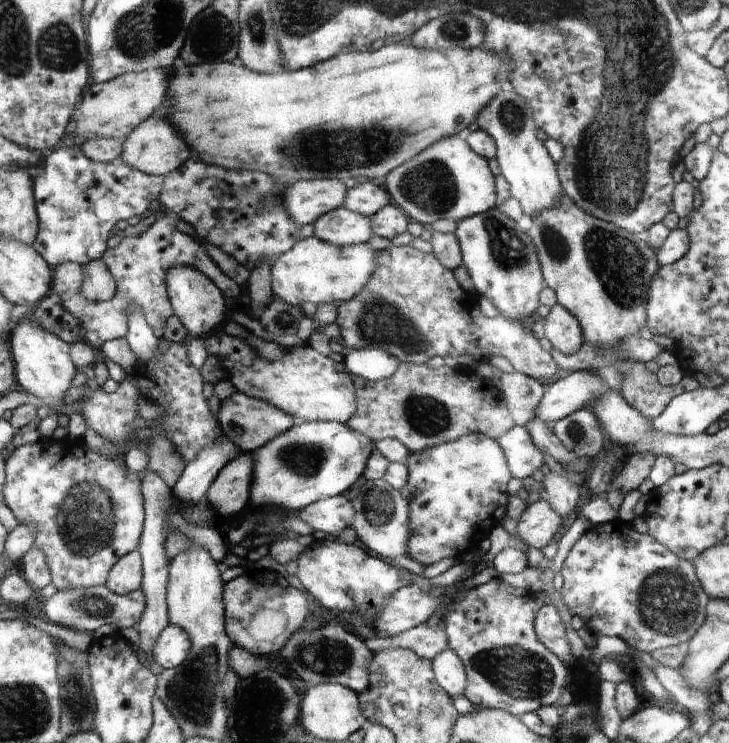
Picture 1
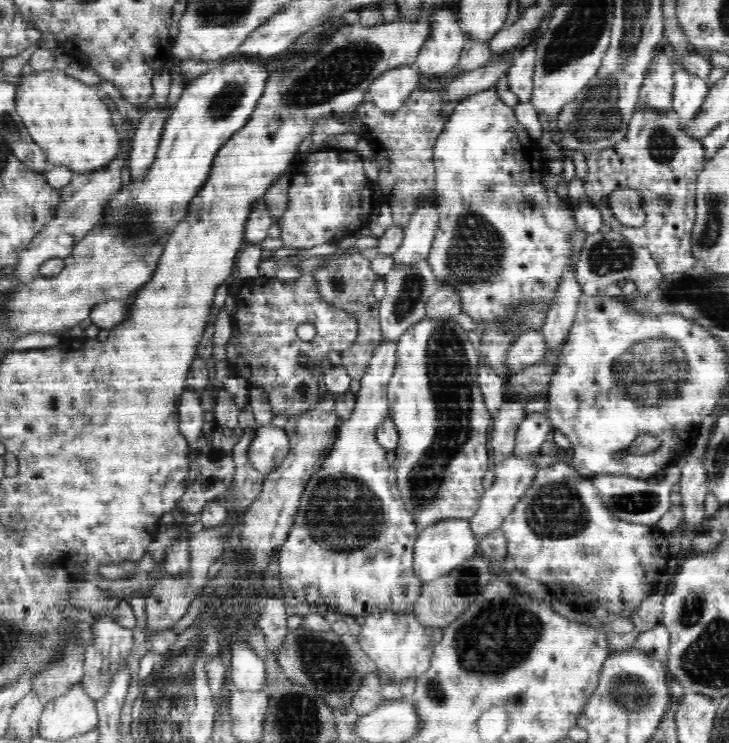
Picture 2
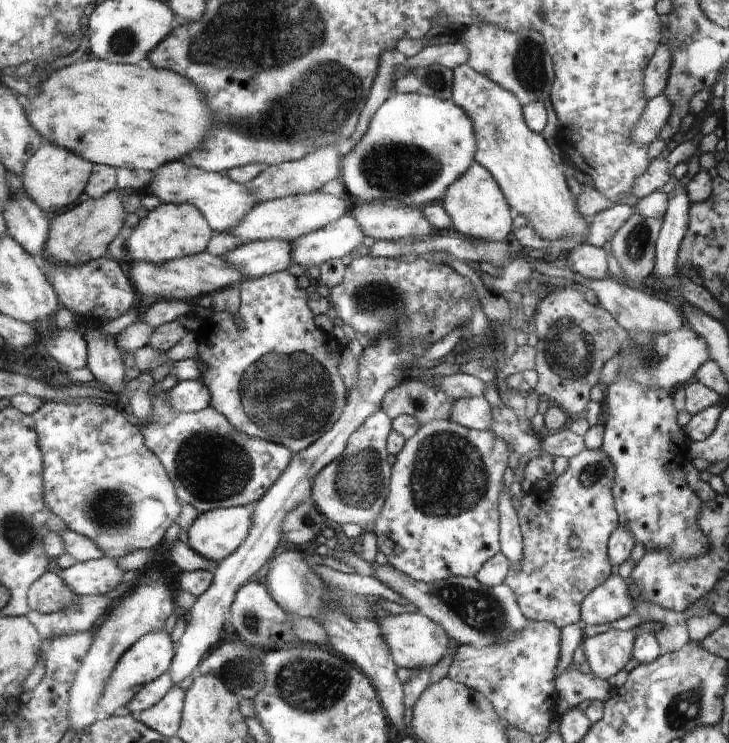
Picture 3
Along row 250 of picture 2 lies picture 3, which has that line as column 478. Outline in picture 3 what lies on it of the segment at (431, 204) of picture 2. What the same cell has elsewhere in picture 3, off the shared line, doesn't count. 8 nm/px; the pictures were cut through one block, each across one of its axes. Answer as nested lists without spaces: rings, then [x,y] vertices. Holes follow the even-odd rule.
[[[483,396],[454,400],[450,420],[469,429],[486,430],[490,424],[491,405]]]

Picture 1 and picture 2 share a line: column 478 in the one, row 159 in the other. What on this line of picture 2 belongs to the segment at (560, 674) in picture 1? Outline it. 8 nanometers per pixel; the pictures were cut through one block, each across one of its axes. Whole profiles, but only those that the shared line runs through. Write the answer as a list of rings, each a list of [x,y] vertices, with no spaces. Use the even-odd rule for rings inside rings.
[[[638,107],[634,112],[633,119],[630,120],[626,136],[620,140],[613,148],[605,149],[601,152],[586,155],[588,163],[588,172],[583,180],[585,188],[585,199],[596,207],[598,212],[602,213],[602,221],[608,220],[612,225],[613,232],[621,233],[624,238],[647,248],[650,254],[658,263],[658,270],[664,275],[671,275],[677,272],[689,271],[696,266],[698,260],[695,260],[691,254],[691,234],[695,228],[696,214],[696,179],[704,166],[706,165],[706,152],[703,142],[694,139],[692,135],[684,132],[680,120],[674,120],[670,112],[662,112],[661,115]],[[623,188],[633,188],[640,193],[642,205],[646,209],[646,223],[638,229],[630,229],[621,226],[618,221],[612,217],[607,198],[610,192]]]

